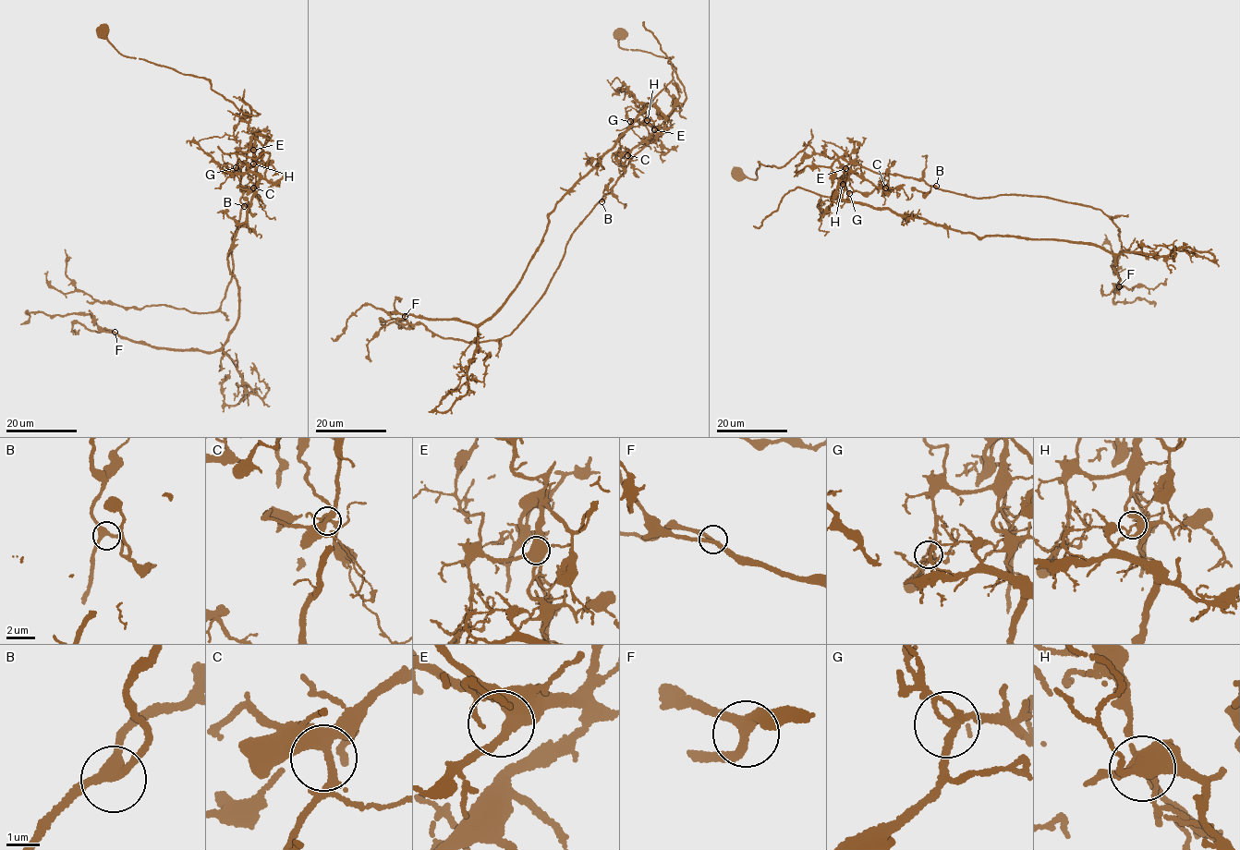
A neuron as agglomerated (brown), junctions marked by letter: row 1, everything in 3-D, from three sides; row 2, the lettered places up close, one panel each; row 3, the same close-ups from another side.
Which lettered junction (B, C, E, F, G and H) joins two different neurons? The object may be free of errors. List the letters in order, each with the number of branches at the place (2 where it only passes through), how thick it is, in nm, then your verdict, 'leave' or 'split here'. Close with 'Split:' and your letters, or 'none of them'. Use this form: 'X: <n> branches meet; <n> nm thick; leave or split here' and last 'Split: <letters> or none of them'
B: 3 branches meet; 300 nm thick; leave
C: 3 branches meet; 280 nm thick; leave
E: 3 branches meet; 400 nm thick; leave
F: 3 branches meet; 280 nm thick; leave
G: 3 branches meet; 180 nm thick; leave
H: 3 branches meet; 170 nm thick; split here
Split: H

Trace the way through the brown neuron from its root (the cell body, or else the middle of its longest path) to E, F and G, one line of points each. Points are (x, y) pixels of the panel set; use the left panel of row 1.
E: (101, 29), (122, 54), (205, 78), (242, 112), (260, 114), (252, 107), (246, 104), (253, 150)
F: (101, 29), (260, 114), (246, 104), (261, 177), (221, 349), (115, 332)
G: (101, 29), (122, 54), (205, 78), (242, 112), (260, 114), (246, 104), (254, 144), (237, 151), (236, 167)

